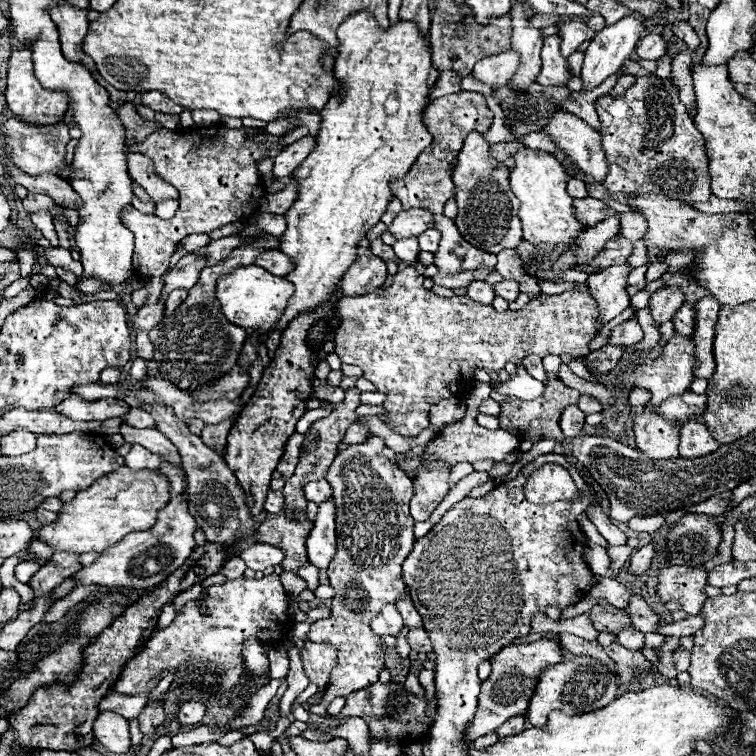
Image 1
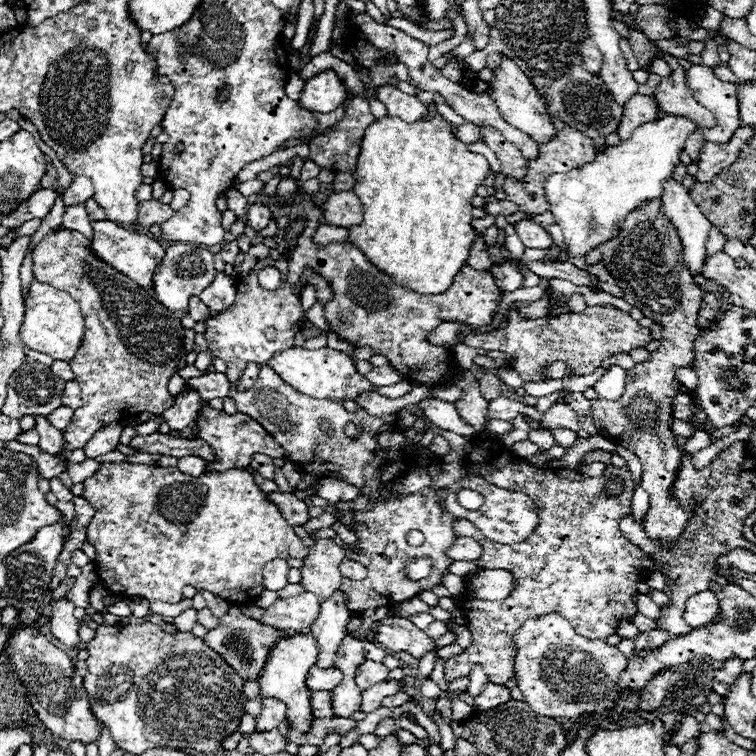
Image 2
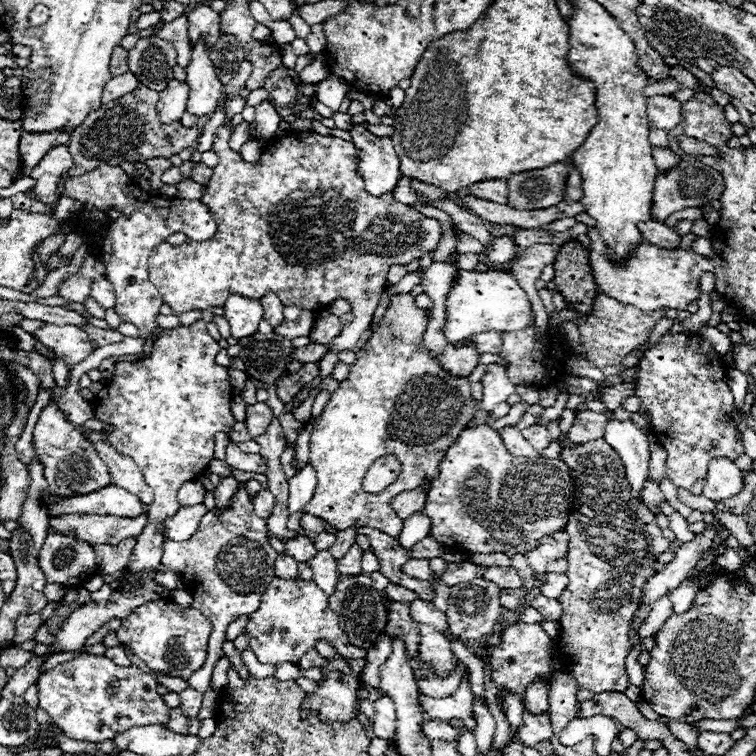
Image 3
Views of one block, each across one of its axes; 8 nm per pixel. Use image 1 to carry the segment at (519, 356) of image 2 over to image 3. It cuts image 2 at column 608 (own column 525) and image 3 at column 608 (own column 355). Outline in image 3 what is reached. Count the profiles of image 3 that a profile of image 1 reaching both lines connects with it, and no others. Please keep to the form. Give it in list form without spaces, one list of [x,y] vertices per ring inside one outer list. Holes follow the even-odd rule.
[[[598,294],[598,298],[594,300],[594,308],[592,308],[592,314],[590,316],[584,316],[580,318],[578,312],[574,312],[570,306],[562,312],[554,312],[550,316],[550,324],[554,326],[560,326],[562,320],[572,320],[578,330],[580,330],[580,336],[582,336],[582,344],[586,348],[586,360],[590,360],[592,364],[596,364],[598,368],[602,366],[618,366],[622,362],[624,356],[628,356],[638,344],[646,342],[650,332],[654,330],[656,322],[660,318],[666,318],[666,310],[668,308],[662,308],[662,310],[656,310],[656,312],[642,312],[634,306],[628,306],[628,304],[622,304],[606,294]]]

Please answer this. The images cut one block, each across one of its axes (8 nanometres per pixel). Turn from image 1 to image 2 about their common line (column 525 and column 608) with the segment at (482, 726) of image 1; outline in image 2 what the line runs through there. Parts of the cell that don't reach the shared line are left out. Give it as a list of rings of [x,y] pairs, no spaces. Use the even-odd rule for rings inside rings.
[[[560,614],[526,620],[516,632],[514,642],[518,646],[518,688],[534,712],[578,722],[590,714],[606,714],[616,706],[618,678],[628,666],[628,658],[616,646],[576,634],[572,624]]]

